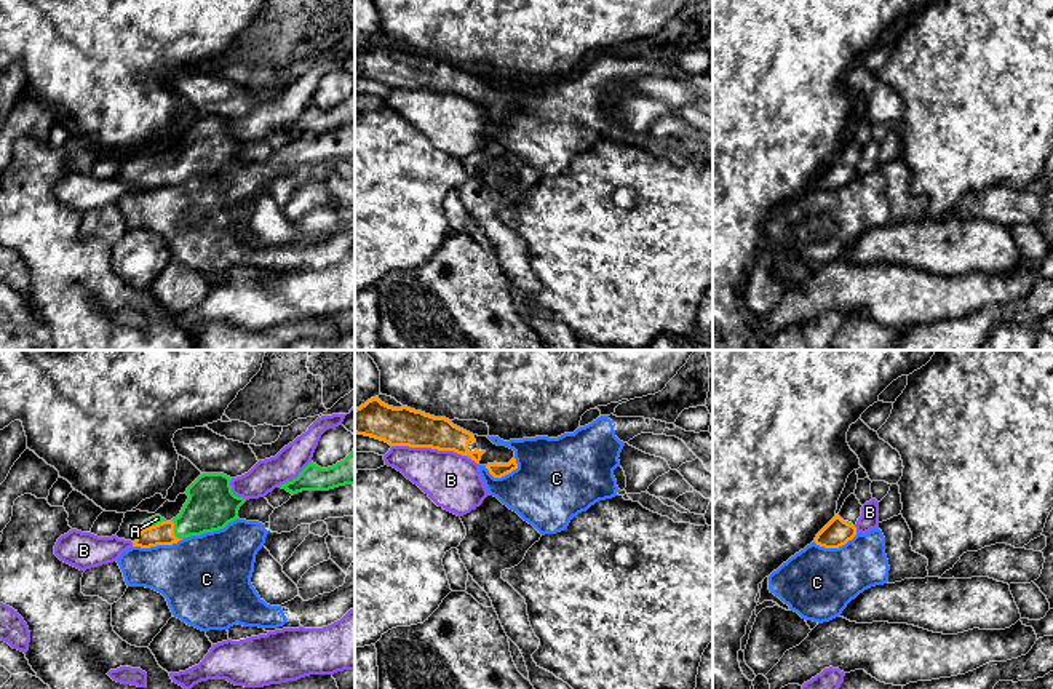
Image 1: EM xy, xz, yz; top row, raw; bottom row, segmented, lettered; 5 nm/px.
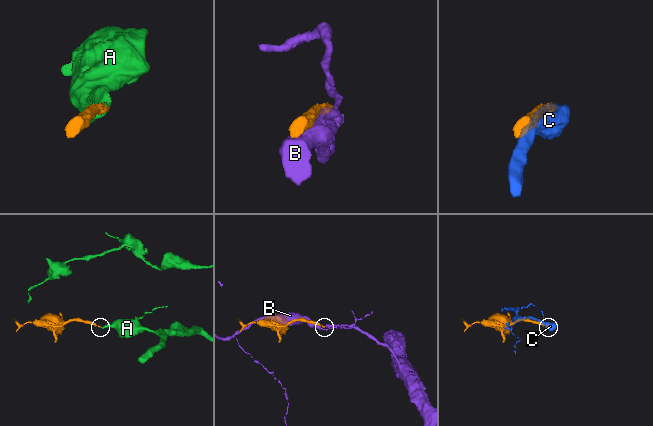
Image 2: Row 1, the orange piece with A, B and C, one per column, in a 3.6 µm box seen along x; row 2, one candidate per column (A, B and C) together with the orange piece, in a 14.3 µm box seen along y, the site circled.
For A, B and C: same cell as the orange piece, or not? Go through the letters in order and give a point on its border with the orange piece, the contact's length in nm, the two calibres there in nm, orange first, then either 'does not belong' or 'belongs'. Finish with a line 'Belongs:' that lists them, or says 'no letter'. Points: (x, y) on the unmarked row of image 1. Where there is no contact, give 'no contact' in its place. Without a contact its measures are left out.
A: xy (152, 168) | 140 nm | 110/50 nm | belongs
B: xz (429, 88) | 380 nm | 190/280 nm | does not belong
C: xy (157, 186) | 260 nm | 110/380 nm | does not belong
Belongs: A

